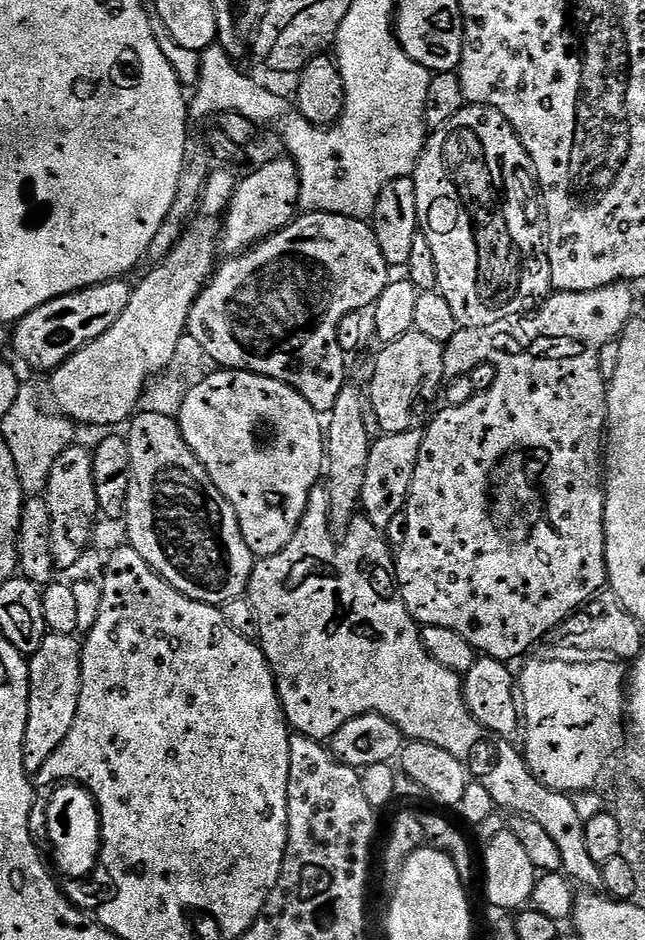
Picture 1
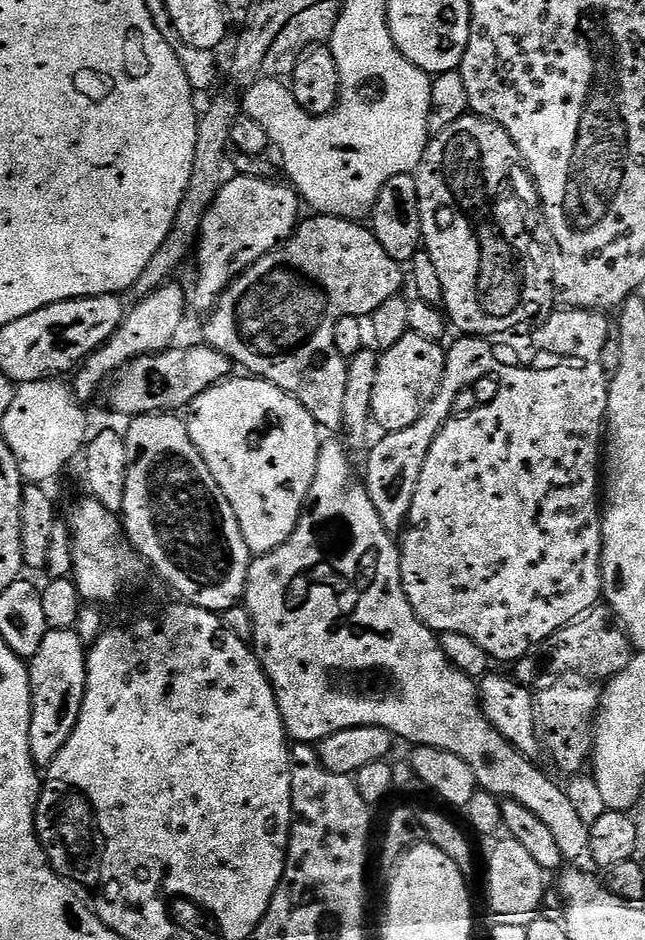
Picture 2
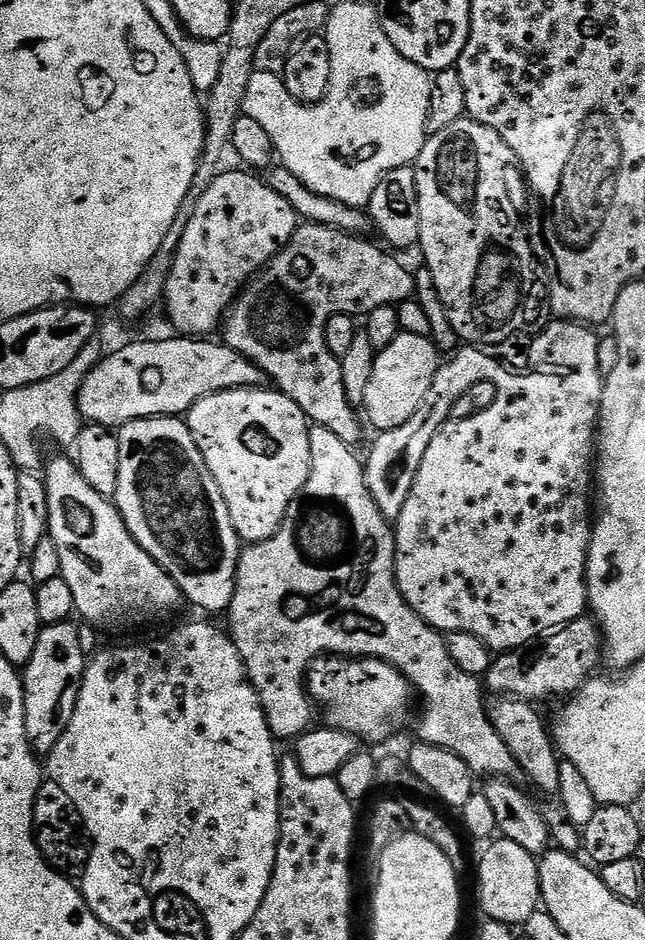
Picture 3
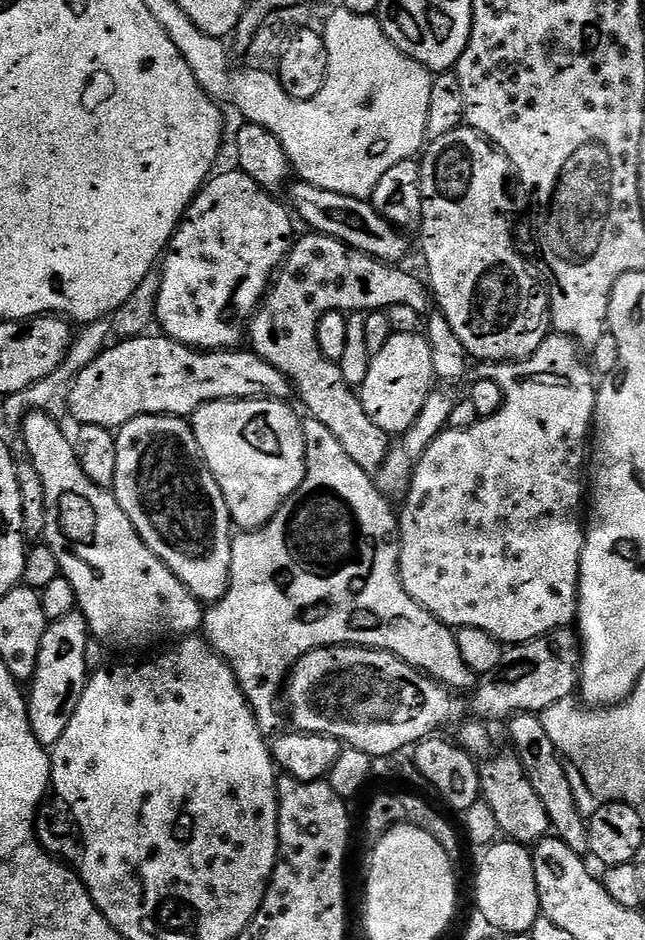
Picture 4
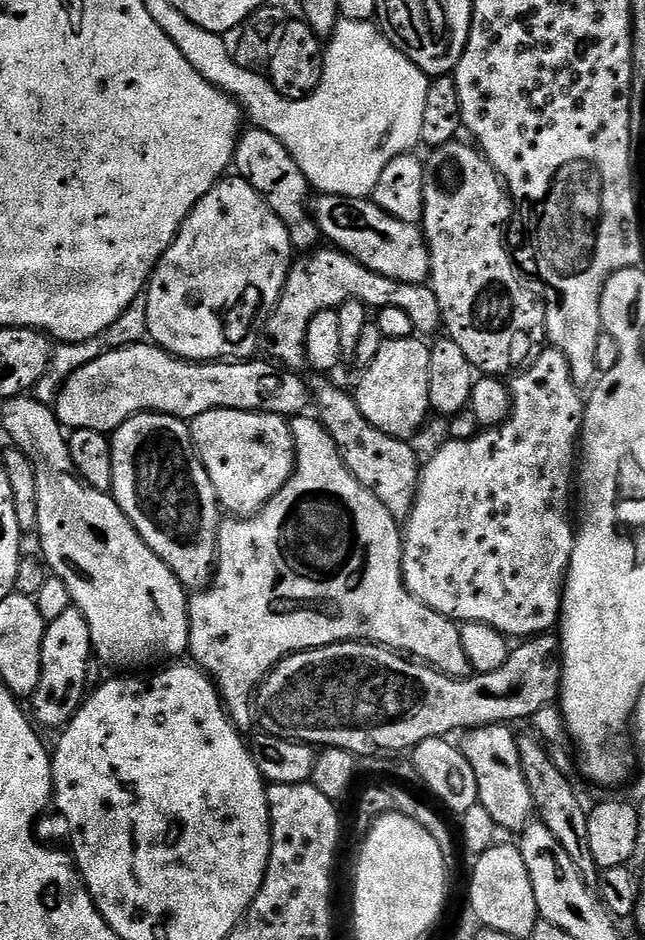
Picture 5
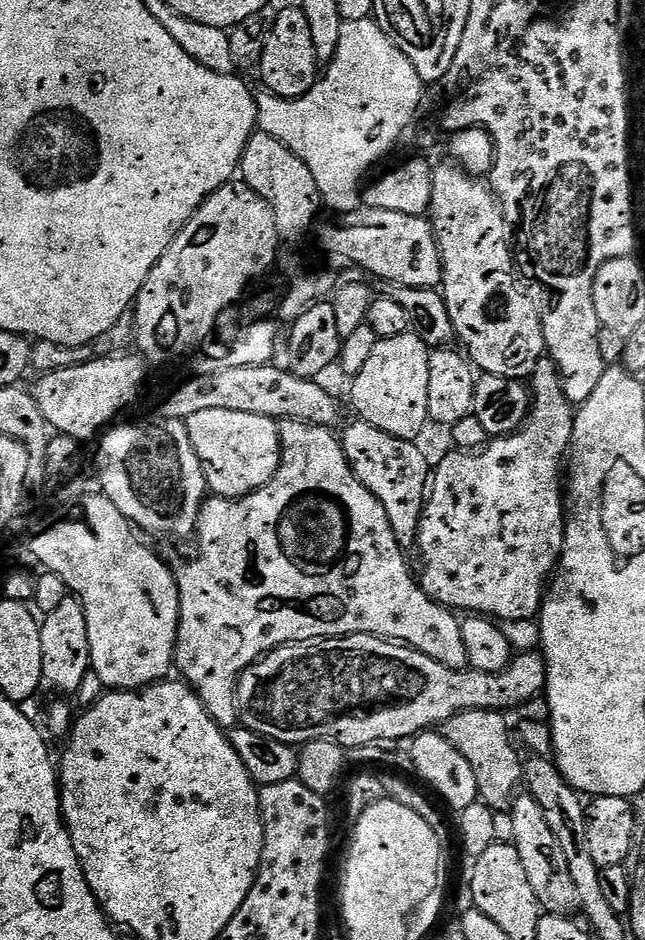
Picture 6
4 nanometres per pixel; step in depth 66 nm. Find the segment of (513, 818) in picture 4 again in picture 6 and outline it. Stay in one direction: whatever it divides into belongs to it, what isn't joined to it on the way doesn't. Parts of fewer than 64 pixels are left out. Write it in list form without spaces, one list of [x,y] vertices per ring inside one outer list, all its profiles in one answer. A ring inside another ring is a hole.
[[[470,710],[452,716],[442,725],[442,735],[470,762],[478,782],[478,800],[497,814],[507,813],[522,788],[524,764],[516,753],[514,732],[508,729],[509,717],[494,710]],[[512,740],[513,744],[512,745]],[[516,747],[516,748],[515,748]],[[520,788],[520,789],[519,789]]]

